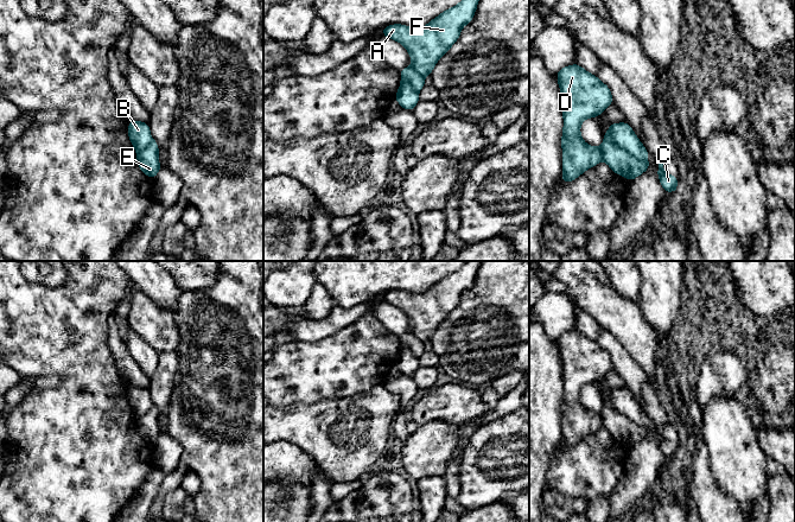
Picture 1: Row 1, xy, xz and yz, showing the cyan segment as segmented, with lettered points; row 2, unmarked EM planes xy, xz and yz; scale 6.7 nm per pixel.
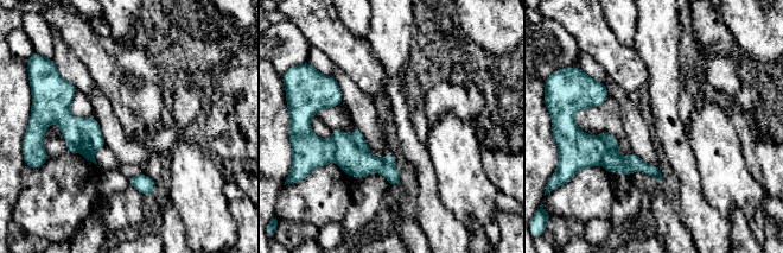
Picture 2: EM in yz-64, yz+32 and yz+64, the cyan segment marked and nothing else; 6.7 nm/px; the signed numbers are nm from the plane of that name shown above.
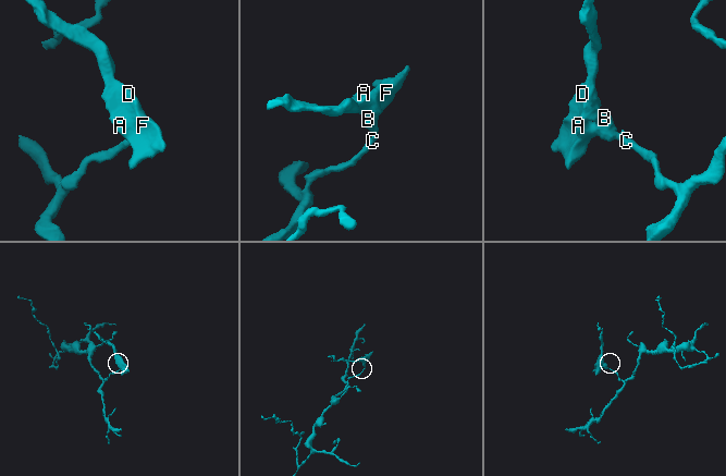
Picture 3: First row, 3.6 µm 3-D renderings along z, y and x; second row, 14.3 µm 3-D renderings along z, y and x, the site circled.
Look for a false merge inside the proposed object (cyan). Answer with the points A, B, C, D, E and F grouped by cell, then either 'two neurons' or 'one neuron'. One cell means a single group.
groups A B D F / C E; two neurons

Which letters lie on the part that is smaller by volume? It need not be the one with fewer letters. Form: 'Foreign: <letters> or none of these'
Foreign: A, B, D, F

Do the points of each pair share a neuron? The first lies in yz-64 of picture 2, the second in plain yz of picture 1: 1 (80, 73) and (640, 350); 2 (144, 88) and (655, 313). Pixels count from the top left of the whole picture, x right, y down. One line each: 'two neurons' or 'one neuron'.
1: two neurons
2: two neurons

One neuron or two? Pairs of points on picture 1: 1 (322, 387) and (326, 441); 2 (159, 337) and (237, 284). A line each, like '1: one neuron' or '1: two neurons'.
1: two neurons
2: two neurons

